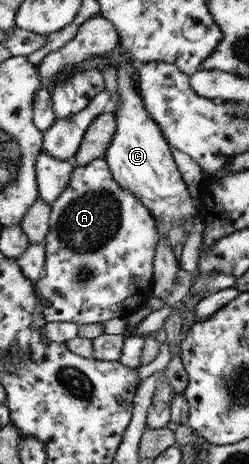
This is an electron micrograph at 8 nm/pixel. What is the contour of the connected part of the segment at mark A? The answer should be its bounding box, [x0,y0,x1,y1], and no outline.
[34,158,159,325]

